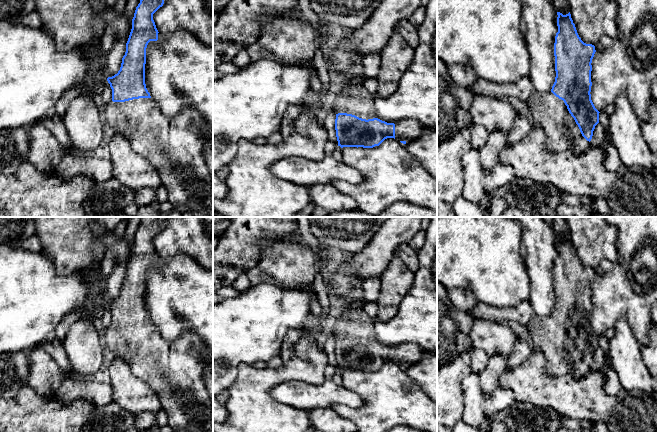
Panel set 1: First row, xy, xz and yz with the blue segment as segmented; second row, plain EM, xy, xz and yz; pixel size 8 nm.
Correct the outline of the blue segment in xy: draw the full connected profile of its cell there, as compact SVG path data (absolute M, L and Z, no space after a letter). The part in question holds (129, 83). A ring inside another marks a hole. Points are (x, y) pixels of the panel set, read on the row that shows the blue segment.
M140 0L136 7L120 70L107 78L113 102L151 98L145 84L146 48L150 41L158 40L153 14L163 4L164 0Z

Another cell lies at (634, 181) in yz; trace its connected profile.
M541 127L534 128L518 143L504 147L498 157L499 163L509 165L518 179L533 180L538 183L549 183L561 192L591 198L604 198L612 210L624 217L657 217L657 173L647 168L630 168L621 165L616 172L609 172L603 163L605 158L601 146L590 147L586 152L577 155L573 150L550 151L546 146L546 135Z

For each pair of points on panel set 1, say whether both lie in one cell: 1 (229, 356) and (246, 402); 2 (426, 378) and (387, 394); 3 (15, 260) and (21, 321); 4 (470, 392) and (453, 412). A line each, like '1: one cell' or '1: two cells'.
1: two cells
2: two cells
3: one cell
4: two cells

